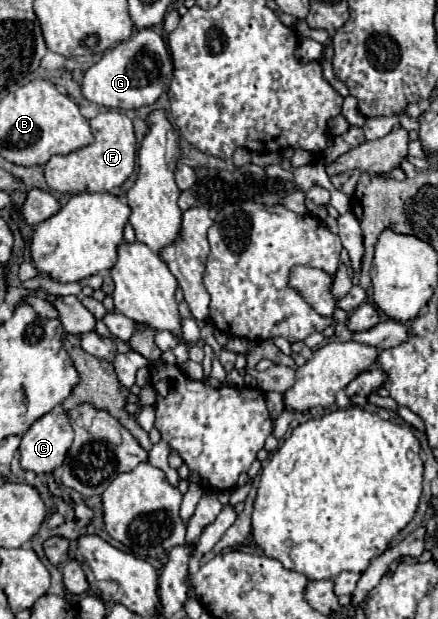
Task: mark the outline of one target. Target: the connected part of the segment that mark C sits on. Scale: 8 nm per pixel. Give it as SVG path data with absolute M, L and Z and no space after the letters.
M52 410L36 420L20 442L20 464L36 474L62 466L74 440L70 418L64 410Z

